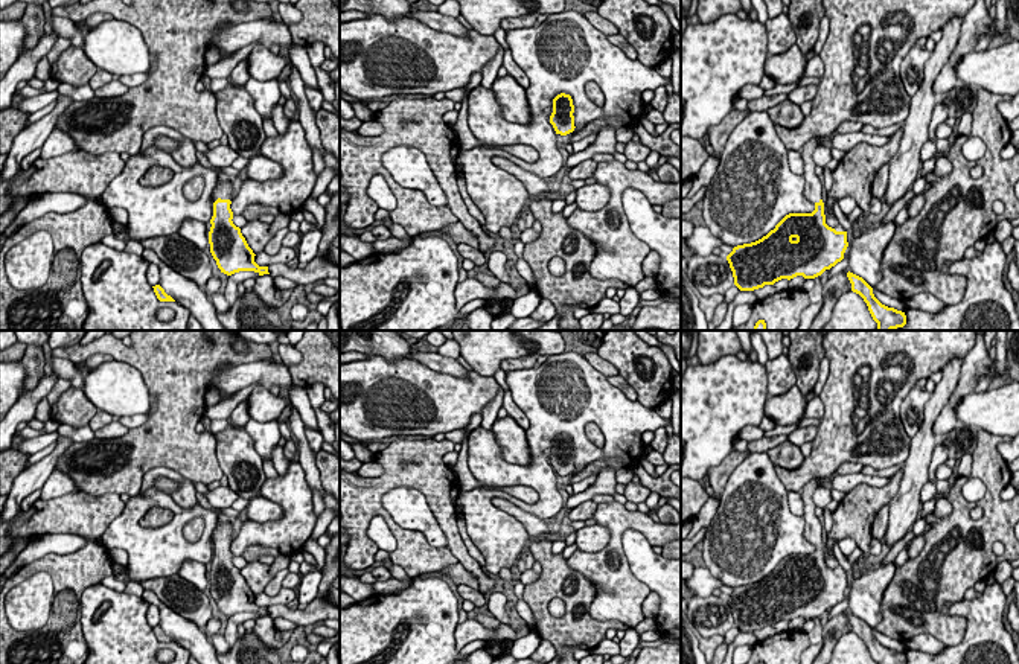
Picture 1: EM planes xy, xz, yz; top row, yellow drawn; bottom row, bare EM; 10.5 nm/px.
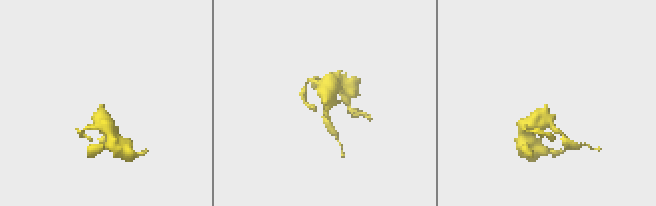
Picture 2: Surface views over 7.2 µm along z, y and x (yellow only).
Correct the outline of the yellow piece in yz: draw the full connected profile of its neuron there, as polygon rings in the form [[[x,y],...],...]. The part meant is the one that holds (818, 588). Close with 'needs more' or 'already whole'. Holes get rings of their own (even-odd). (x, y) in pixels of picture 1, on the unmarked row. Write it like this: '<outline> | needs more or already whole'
[[[816,480],[801,489],[804,503],[804,538],[815,545],[812,554],[789,554],[762,580],[737,586],[727,597],[734,626],[754,632],[781,620],[815,620],[844,600],[847,573],[826,565],[823,525],[815,515]]] | needs more

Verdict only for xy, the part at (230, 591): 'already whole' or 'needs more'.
needs more

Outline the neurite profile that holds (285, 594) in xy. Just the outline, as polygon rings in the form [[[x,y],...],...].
[[[282,588],[279,591],[279,594],[274,595],[274,597],[268,597],[265,592],[257,594],[254,597],[254,603],[259,608],[270,608],[273,605],[286,605],[288,606],[288,603],[292,602],[295,597],[297,597],[297,591],[295,589]]]

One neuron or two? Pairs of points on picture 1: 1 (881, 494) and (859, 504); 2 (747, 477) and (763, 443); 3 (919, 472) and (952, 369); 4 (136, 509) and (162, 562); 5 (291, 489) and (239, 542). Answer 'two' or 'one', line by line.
1: one
2: two
3: one
4: one
5: one

